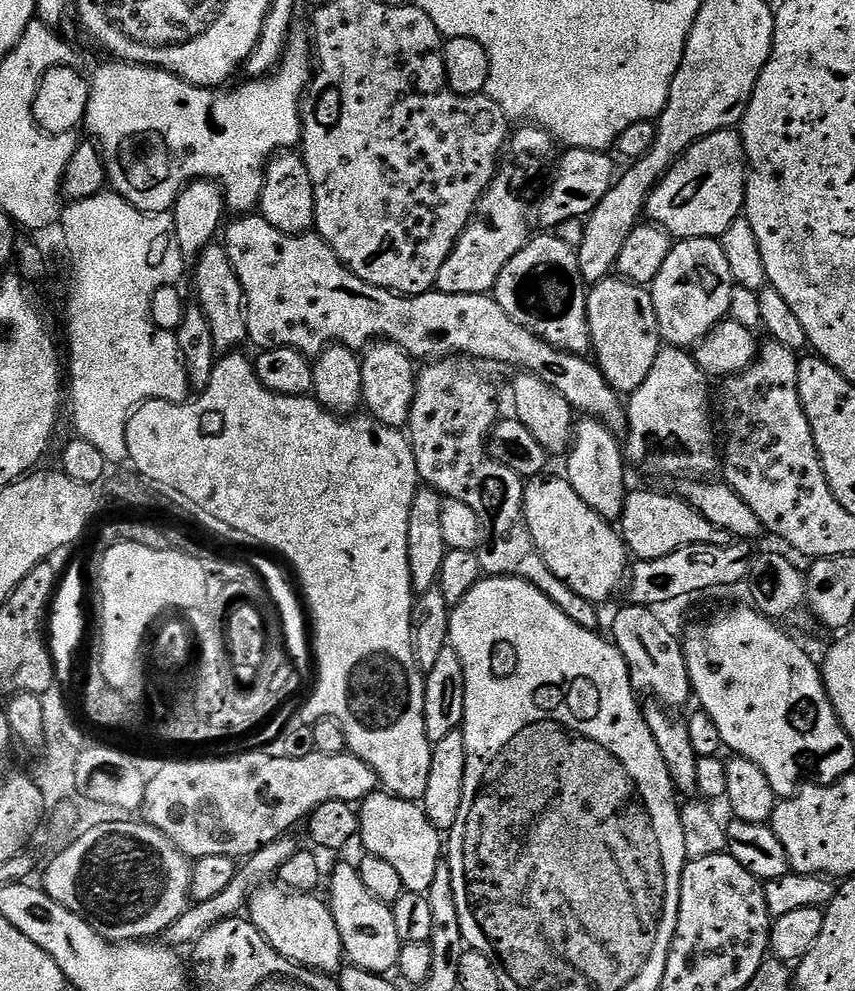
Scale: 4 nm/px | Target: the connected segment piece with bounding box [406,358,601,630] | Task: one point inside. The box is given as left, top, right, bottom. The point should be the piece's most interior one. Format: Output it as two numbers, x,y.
453,414

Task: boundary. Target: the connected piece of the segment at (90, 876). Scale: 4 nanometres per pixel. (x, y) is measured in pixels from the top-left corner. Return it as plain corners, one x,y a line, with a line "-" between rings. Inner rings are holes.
116,818
120,820
112,820
109,824
96,824
89,832
84,832
69,848
64,848
52,861
48,864
48,869
44,872
44,881
42,887
44,893
50,898
54,898
54,902
58,902
62,906
66,906
66,910
70,910
74,914
82,917
87,924
94,929
102,938
113,942
144,942
149,938
159,937
166,929
171,926
176,919
181,916
188,907
190,907
190,882
192,881
192,864
189,857
183,852
178,852
176,847
170,842
170,838
166,838
166,834
162,834
147,822
139,822
135,824
132,818

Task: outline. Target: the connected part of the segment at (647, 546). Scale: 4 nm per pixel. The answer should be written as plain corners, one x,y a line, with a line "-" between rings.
632,492
624,498
624,509
618,521
618,531
624,537
624,543
636,560
666,558
682,546
709,544
726,546
730,537
726,530
706,522
706,518
694,506
690,506
679,495
663,496
660,492

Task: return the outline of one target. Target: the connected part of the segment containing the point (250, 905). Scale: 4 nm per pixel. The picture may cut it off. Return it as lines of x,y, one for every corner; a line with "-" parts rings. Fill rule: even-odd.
260,886
246,905
247,919
264,936
264,941
278,954
303,968
325,974
339,973
346,957
331,907
316,894
297,894
283,886

